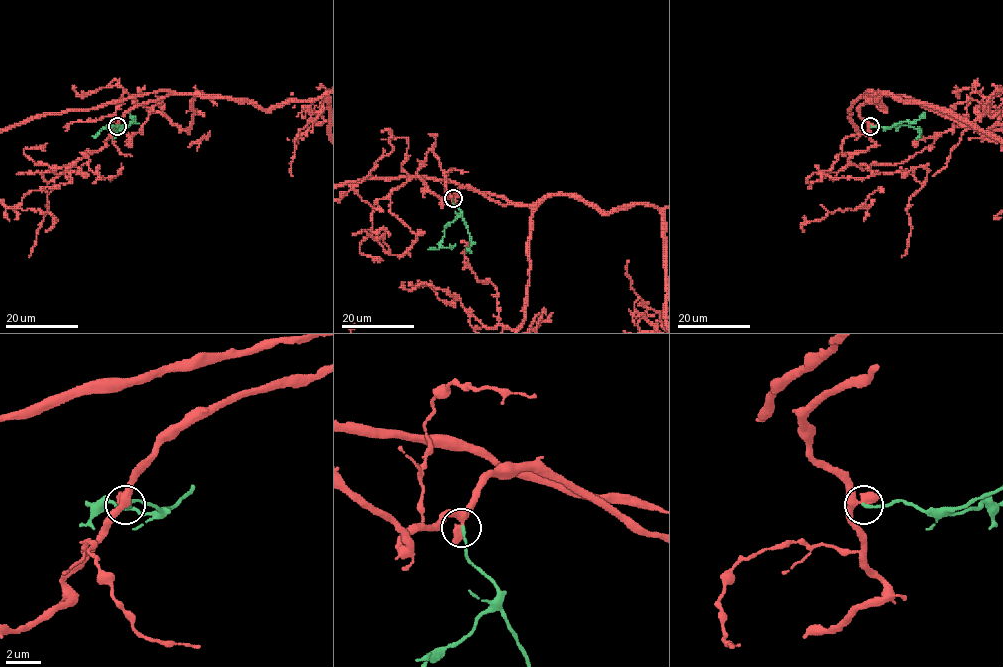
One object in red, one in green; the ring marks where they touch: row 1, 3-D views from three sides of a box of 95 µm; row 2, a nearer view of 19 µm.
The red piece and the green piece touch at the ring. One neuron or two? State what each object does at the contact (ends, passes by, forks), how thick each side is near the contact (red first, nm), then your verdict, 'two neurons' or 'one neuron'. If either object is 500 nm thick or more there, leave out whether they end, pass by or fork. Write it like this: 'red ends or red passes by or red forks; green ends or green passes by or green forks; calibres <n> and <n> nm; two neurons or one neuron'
red passes by; green ends; calibres 480 and 160 nm; one neuron

